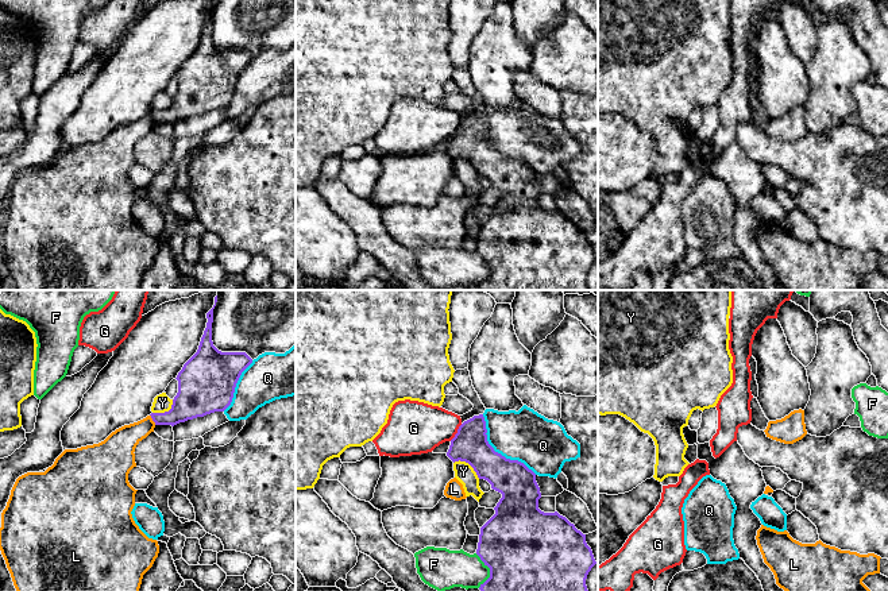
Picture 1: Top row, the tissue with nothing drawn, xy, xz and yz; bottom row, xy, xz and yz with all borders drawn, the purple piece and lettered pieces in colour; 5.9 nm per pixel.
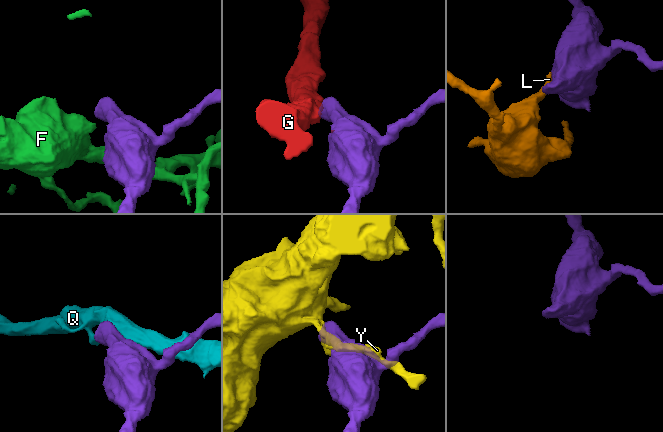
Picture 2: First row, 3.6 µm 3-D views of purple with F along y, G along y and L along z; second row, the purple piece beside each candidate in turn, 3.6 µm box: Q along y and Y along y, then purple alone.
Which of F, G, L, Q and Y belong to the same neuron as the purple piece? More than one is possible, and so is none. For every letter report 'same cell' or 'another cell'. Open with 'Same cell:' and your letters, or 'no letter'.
Same cell: no letter
F: another cell
G: another cell
L: another cell
Q: another cell
Y: another cell

